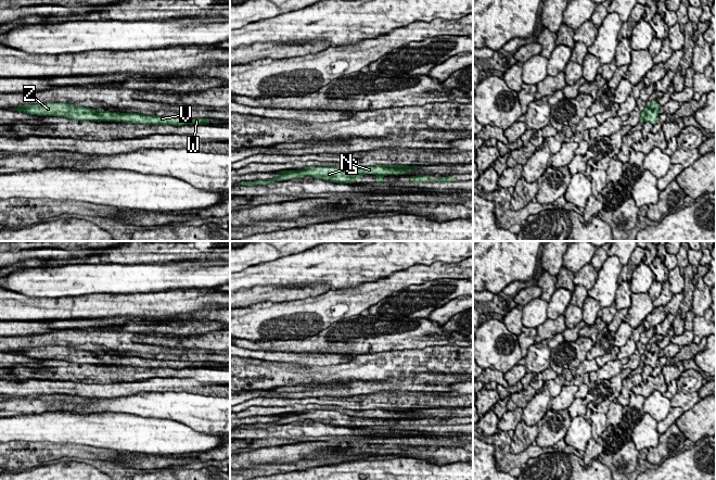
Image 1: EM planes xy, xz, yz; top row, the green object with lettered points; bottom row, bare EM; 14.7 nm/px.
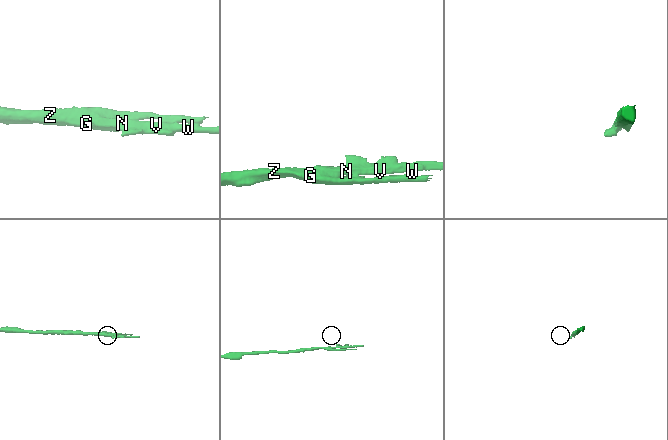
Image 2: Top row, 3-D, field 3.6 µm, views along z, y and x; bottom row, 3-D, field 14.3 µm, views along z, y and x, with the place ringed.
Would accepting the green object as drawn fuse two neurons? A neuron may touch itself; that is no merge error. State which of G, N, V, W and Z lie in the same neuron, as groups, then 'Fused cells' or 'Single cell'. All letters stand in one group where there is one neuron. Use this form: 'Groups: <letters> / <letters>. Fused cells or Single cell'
Groups: G Z / N V W. Fused cells

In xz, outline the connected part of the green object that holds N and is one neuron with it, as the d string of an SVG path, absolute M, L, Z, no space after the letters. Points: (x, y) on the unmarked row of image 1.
M336 408L336 412L345 413L349 416L355 417L375 417L375 418L402 418L406 415L414 414L419 409L384 409L384 408L376 408L376 409L367 409L367 410L351 410L345 408Z

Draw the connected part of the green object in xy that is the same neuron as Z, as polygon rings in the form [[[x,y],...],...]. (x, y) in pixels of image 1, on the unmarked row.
[[[39,346],[39,348],[33,348],[33,349],[21,349],[14,352],[8,352],[8,353],[15,353],[18,355],[24,355],[28,356],[31,358],[38,358],[38,359],[59,359],[59,361],[66,361],[69,363],[74,364],[93,364],[93,365],[104,365],[106,364],[104,361],[99,359],[98,357],[102,353],[93,353],[93,352],[88,352],[84,350],[77,350],[77,349],[72,349],[67,346]]]

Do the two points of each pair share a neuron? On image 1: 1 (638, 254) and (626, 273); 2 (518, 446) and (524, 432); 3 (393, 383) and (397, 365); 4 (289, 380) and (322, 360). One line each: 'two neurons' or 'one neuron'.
1: one neuron
2: one neuron
3: two neurons
4: two neurons

